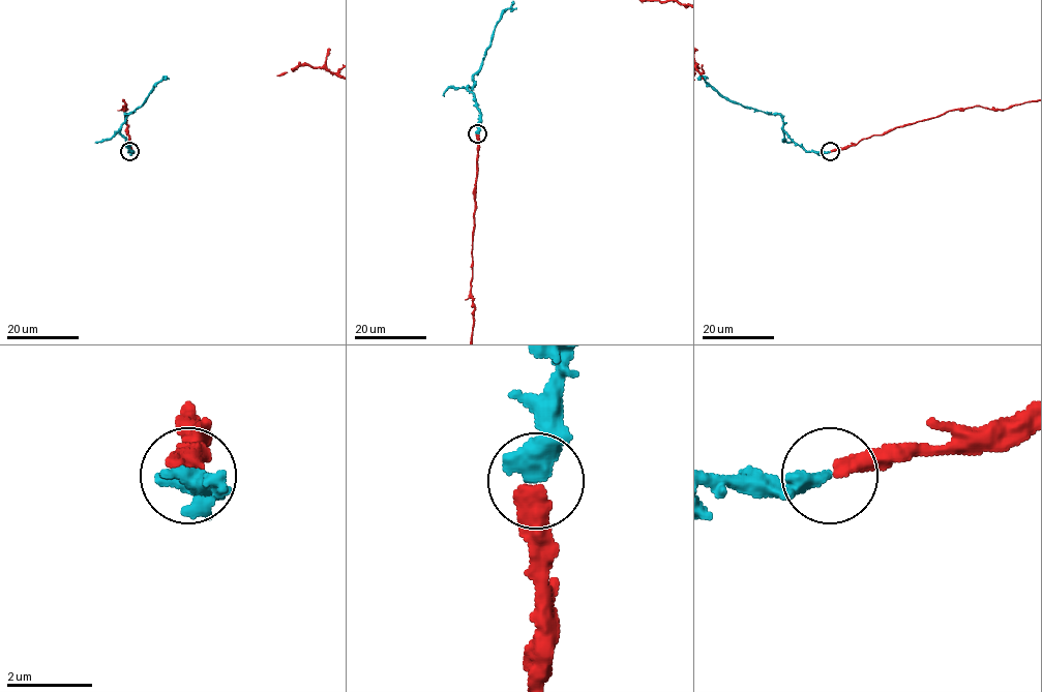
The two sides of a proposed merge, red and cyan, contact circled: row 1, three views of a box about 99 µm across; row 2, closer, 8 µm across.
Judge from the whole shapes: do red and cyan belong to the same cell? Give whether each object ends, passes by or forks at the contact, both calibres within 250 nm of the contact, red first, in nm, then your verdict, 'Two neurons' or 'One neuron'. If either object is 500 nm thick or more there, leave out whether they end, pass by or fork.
Thickness 440 nm (red) against 500 nm. One neuron

